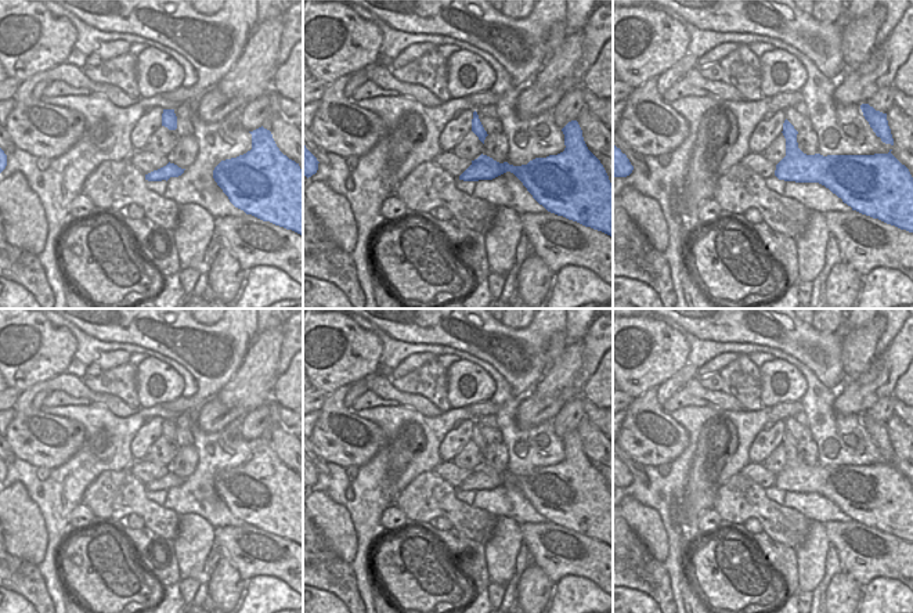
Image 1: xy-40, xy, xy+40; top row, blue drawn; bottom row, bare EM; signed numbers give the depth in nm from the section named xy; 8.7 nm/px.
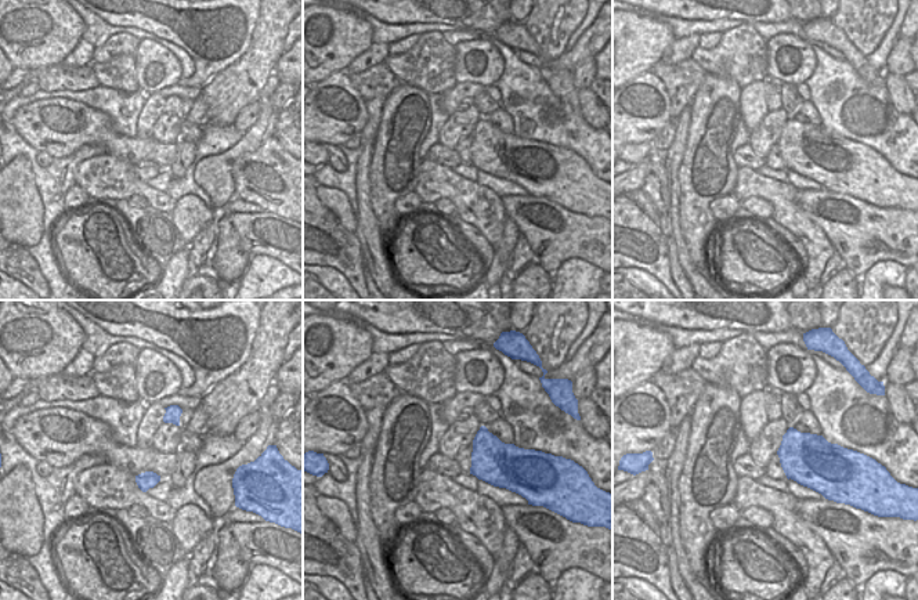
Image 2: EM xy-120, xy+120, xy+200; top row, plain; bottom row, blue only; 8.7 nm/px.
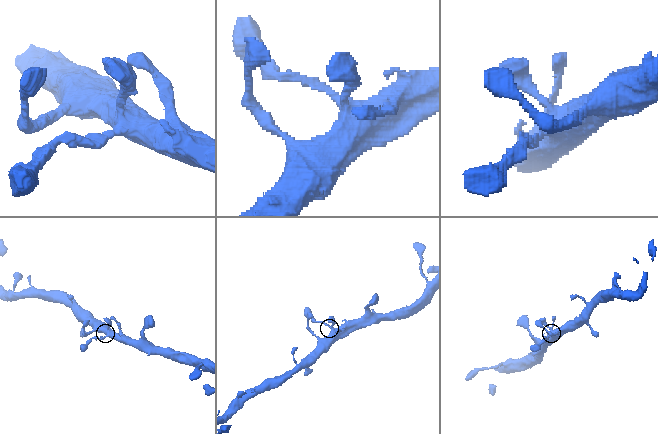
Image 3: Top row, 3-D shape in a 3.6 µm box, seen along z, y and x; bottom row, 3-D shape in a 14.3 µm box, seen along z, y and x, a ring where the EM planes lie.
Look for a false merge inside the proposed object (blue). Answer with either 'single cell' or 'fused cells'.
single cell

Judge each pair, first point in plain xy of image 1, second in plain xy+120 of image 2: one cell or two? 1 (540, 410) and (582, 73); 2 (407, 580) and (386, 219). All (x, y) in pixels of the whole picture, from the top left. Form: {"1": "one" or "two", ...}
{"1": "two", "2": "two"}

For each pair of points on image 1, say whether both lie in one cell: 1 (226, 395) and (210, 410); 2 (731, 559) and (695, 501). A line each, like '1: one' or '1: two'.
1: two
2: two

